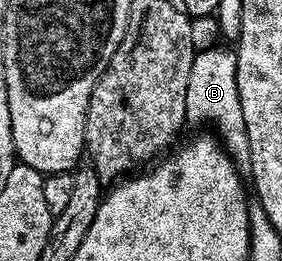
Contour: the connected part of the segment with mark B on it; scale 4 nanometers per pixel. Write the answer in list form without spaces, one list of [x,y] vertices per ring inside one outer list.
[[[218,46],[201,52],[196,51],[193,55],[190,81],[187,84],[185,119],[190,125],[209,120],[218,132],[216,135],[222,147],[234,163],[245,166],[250,160],[250,146],[244,125],[243,108],[239,101],[237,70],[237,54],[230,47],[227,49]]]

